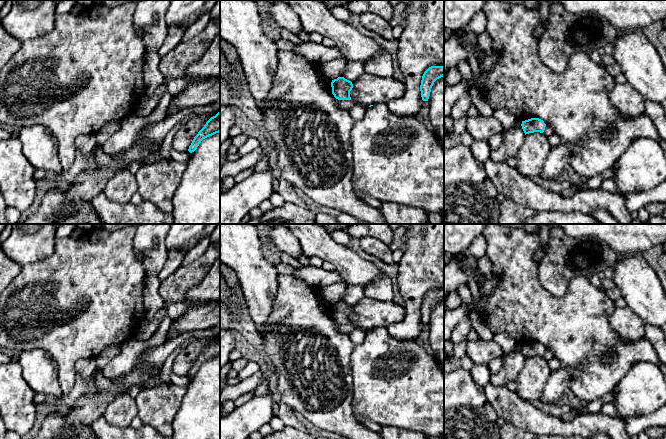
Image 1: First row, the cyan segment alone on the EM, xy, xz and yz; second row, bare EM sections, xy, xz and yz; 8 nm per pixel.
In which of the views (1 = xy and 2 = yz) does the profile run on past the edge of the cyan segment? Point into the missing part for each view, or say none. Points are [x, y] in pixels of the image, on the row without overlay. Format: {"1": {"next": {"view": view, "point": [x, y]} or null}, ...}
{"1": {"next": null}, "2": {"next": null}}

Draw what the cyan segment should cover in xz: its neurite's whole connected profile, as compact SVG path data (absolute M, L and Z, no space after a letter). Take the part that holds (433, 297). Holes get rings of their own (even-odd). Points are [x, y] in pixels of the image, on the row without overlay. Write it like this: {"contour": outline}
{"contour": "M431 290L423 298L420 315L423 325L428 325L434 306L444 300L444 290Z"}

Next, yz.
{"contour": "M531 342L525 345L522 345L522 353L526 358L534 357L534 356L540 356L543 357L546 351L546 348L543 344L539 342Z"}

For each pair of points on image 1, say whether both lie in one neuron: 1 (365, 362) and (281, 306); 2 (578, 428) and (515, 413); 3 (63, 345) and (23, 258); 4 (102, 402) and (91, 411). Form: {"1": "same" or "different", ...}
{"1": "different", "2": "same", "3": "different", "4": "same"}

